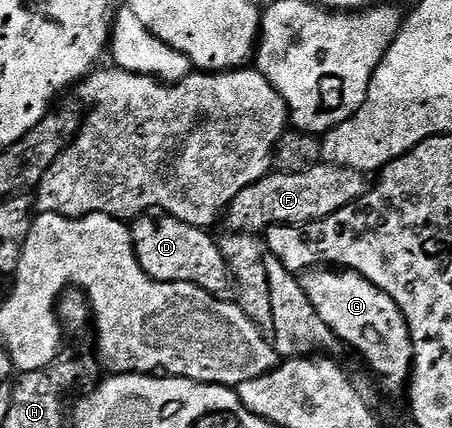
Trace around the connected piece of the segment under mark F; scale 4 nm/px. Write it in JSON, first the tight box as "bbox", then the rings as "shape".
{"bbox":[226,163,366,235],"shape":[[[327,163],[318,164],[297,173],[269,172],[268,176],[258,179],[258,183],[238,191],[238,195],[230,202],[226,210],[227,228],[234,233],[260,235],[272,225],[307,225],[310,221],[320,221],[324,217],[334,215],[334,211],[342,211],[342,207],[356,201],[366,191],[364,181],[366,181],[365,174],[359,173],[356,169]]]}

